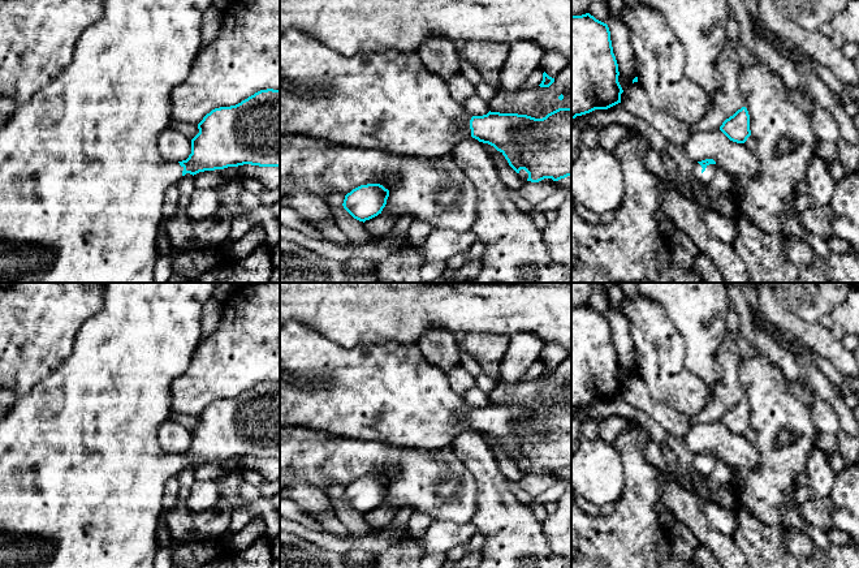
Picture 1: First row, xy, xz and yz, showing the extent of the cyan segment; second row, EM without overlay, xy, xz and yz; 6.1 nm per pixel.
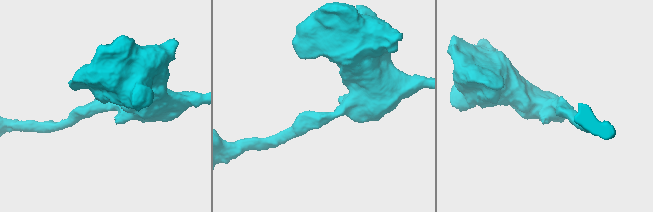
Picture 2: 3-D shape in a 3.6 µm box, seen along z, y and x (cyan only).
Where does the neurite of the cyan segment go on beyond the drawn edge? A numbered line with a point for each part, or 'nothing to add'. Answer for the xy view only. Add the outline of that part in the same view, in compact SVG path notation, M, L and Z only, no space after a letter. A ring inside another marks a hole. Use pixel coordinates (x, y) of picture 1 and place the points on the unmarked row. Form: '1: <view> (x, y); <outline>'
1: xy (82, 474); M105 283L103 307L90 317L77 331L72 354L46 379L36 384L27 395L16 397L12 409L0 419L0 568L154 568L155 556L161 547L156 528L163 515L165 482L182 470L184 459L178 453L165 452L157 442L160 425L170 414L170 386L182 375L193 358L202 335L203 306L212 297L217 283Z

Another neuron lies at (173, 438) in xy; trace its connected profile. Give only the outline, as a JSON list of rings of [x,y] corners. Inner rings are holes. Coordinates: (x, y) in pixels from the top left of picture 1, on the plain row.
[[[168,418],[159,427],[157,442],[168,453],[182,453],[191,446],[191,431]]]

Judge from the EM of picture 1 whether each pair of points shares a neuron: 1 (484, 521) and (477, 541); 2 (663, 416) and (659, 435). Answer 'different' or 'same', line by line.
1: different
2: different

